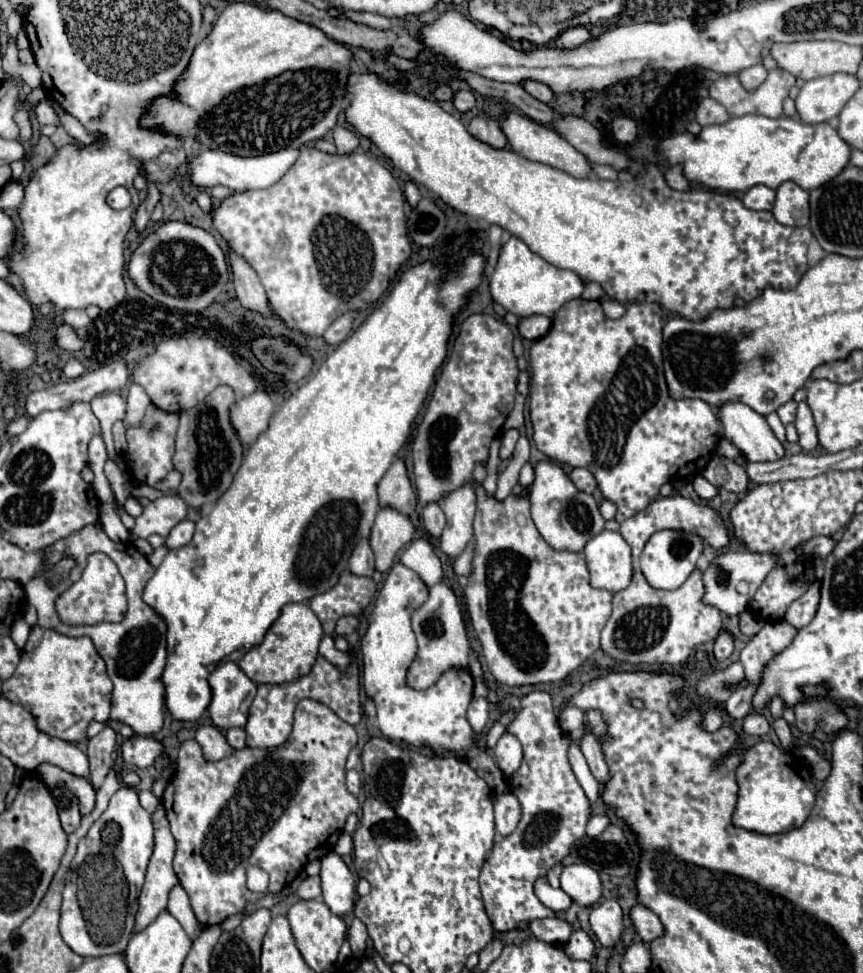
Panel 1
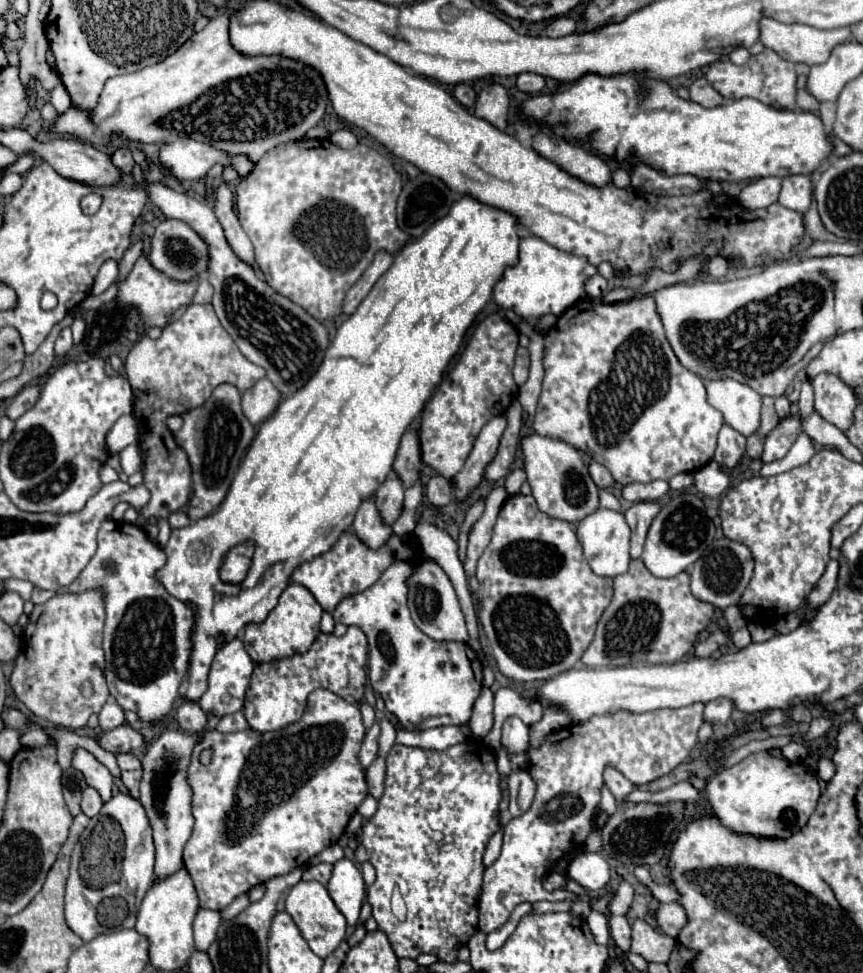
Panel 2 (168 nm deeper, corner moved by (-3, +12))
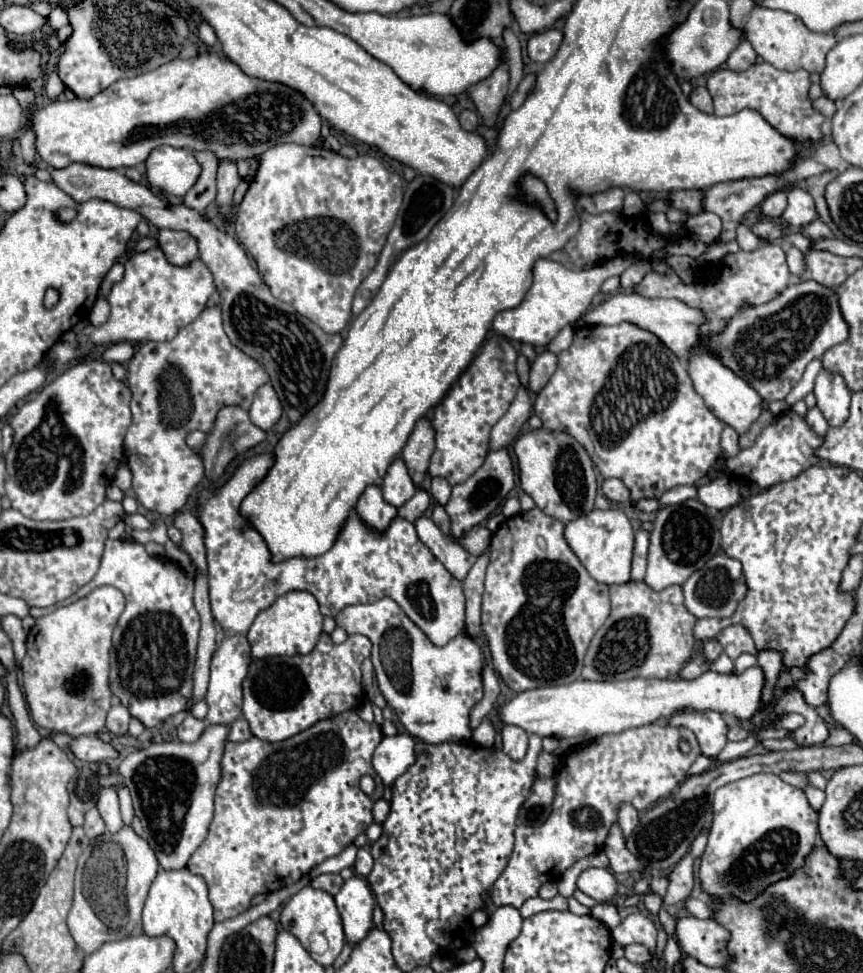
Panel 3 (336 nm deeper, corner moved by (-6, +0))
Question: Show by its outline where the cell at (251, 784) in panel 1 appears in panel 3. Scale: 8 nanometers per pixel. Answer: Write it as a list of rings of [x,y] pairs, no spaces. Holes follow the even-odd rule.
[[[345,711],[279,743],[267,743],[257,737],[243,743],[227,743],[221,763],[223,779],[215,795],[215,817],[207,839],[187,863],[187,869],[205,877],[209,885],[215,921],[225,921],[247,911],[251,899],[259,893],[271,893],[297,883],[315,865],[339,855],[359,833],[367,831],[373,823],[373,803],[383,795],[383,781],[371,763],[381,739],[383,731],[377,723],[365,723],[355,711]],[[363,775],[375,779],[375,797],[367,797],[359,789]]]

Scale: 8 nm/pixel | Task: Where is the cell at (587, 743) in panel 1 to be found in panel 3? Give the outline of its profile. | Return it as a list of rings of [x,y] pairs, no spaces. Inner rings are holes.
[[[623,805],[621,809],[619,809],[619,827],[621,827],[621,831],[623,831],[623,837],[625,839],[629,839],[629,835],[633,833],[633,829],[637,827],[637,823],[639,823],[639,813],[637,813],[637,809],[633,809],[631,805]]]

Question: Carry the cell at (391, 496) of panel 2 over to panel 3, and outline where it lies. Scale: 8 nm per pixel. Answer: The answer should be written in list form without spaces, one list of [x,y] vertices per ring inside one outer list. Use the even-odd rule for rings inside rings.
[[[401,457],[391,461],[381,489],[383,489],[385,501],[389,501],[395,507],[401,507],[407,499],[411,499],[415,495],[417,487],[411,481],[411,477],[407,473],[407,467],[405,467],[405,461]]]

